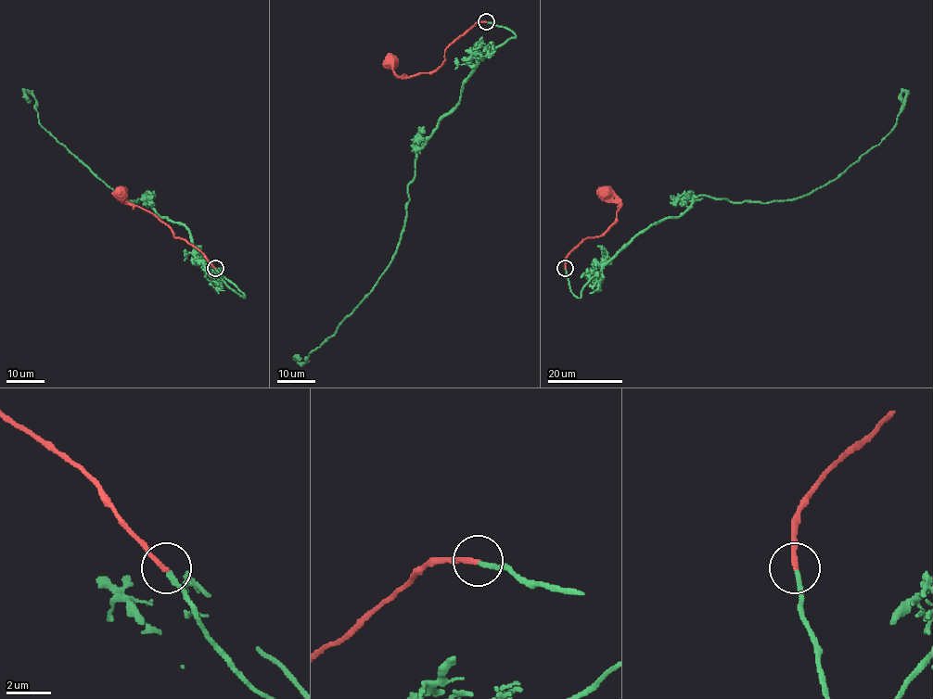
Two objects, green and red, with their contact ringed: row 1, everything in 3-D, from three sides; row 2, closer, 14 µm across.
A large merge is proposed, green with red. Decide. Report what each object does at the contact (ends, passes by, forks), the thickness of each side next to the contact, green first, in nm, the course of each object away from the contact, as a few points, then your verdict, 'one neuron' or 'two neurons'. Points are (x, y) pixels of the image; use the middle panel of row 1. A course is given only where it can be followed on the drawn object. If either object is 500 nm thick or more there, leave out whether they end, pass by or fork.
green ends | red ends | 240/240 nm | green via (486, 21), (516, 37), (479, 59), (460, 102), (416, 153), (405, 225), (389, 266), (335, 333), (300, 360) | red via (486, 21), (477, 22), (445, 49), (444, 61), (434, 70), (397, 77), (390, 65), (391, 60) | one neuron

